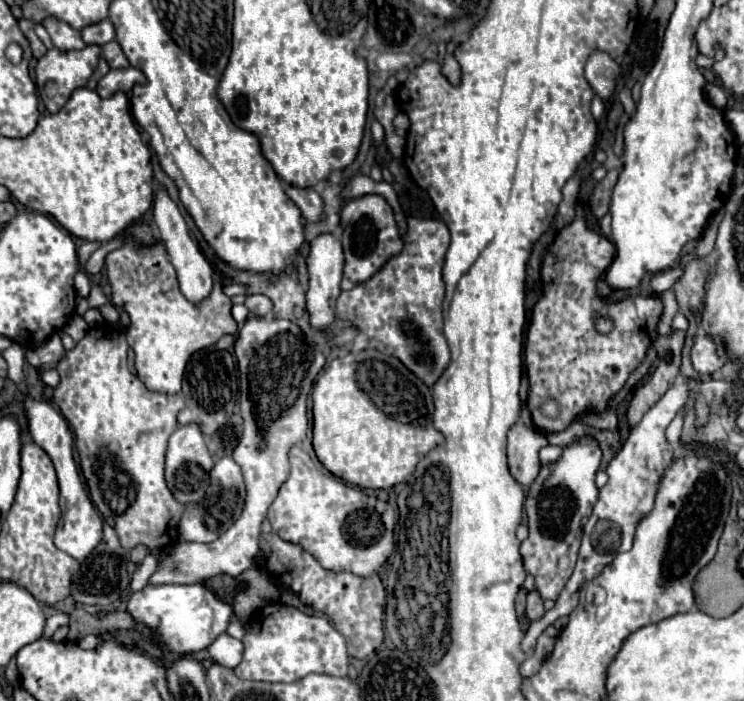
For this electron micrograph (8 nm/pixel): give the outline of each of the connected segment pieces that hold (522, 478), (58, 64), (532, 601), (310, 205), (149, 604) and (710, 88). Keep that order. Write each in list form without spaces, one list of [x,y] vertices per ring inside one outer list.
[[[518,421],[508,433],[508,469],[510,475],[524,487],[528,487],[540,469],[538,451],[548,445],[546,437],[528,429],[522,421]]]
[[[88,45],[80,51],[60,51],[60,49],[50,49],[44,57],[38,59],[36,65],[36,85],[38,85],[38,93],[46,105],[46,109],[50,113],[58,113],[66,101],[70,99],[72,91],[78,87],[86,87],[92,69],[98,65],[98,57],[100,57],[100,47],[98,45]]]
[[[536,591],[528,593],[528,605],[526,605],[526,615],[530,621],[534,619],[540,619],[544,615],[544,605],[542,605],[542,599],[538,597]]]
[[[286,185],[286,195],[300,207],[308,223],[318,223],[324,219],[324,201],[314,189],[298,189]]]
[[[158,585],[158,587],[144,587],[142,591],[132,593],[128,601],[130,615],[148,625],[156,627],[162,643],[172,653],[192,653],[206,649],[220,633],[226,631],[232,605],[220,601],[216,593],[208,585]]]
[[[708,83],[706,85],[706,97],[710,99],[710,103],[714,105],[714,107],[726,107],[728,105],[728,97],[726,97],[726,93],[720,89],[720,87],[716,87],[716,85],[712,85],[712,83]]]

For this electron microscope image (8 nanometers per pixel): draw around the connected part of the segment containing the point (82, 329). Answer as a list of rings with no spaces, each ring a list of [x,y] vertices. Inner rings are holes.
[[[80,315],[72,317],[72,321],[64,327],[64,333],[68,333],[74,341],[80,341],[86,335],[86,331],[88,331],[88,325],[86,325],[86,321]]]

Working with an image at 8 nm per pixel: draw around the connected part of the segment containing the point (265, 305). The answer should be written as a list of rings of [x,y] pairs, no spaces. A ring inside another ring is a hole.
[[[248,295],[244,305],[252,311],[252,315],[258,315],[258,317],[266,317],[272,311],[272,301],[266,295]]]

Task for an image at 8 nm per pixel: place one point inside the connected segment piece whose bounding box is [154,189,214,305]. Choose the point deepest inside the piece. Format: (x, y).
(194, 273)

